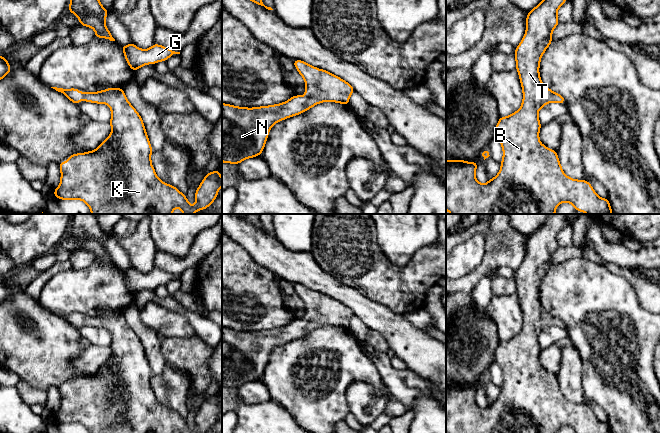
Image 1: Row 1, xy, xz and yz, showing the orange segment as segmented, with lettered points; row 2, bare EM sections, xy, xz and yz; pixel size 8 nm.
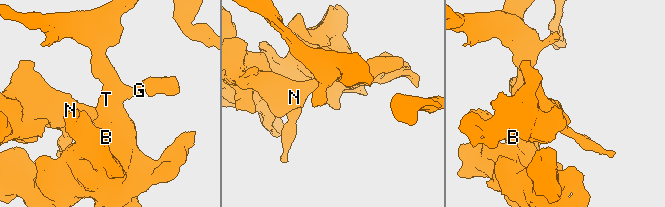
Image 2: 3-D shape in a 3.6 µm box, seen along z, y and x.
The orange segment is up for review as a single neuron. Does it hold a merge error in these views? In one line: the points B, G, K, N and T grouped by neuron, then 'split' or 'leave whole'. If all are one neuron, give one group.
groups B G K N T; leave whole

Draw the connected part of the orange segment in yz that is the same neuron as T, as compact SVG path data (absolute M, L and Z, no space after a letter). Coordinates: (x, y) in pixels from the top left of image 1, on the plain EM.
M548 214L545 223L526 239L526 257L514 277L523 315L522 329L513 338L500 341L495 351L495 360L503 373L499 397L486 408L480 408L475 401L478 387L446 384L446 433L556 433L564 426L571 427L575 433L611 433L608 422L600 422L589 406L566 400L558 384L557 376L547 372L539 364L541 347L538 343L538 335L550 326L565 328L562 319L553 316L542 307L539 290L542 279L552 266L552 255L559 248L557 235L567 225L566 218L567 214Z

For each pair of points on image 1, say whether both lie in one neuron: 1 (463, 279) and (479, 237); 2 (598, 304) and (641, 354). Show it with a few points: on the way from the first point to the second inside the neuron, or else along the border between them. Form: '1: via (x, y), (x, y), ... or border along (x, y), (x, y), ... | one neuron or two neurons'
1: via (469, 269), (479, 252), (479, 247) | one neuron
2: via (614, 311), (622, 314), (624, 331), (630, 338) | one neuron

